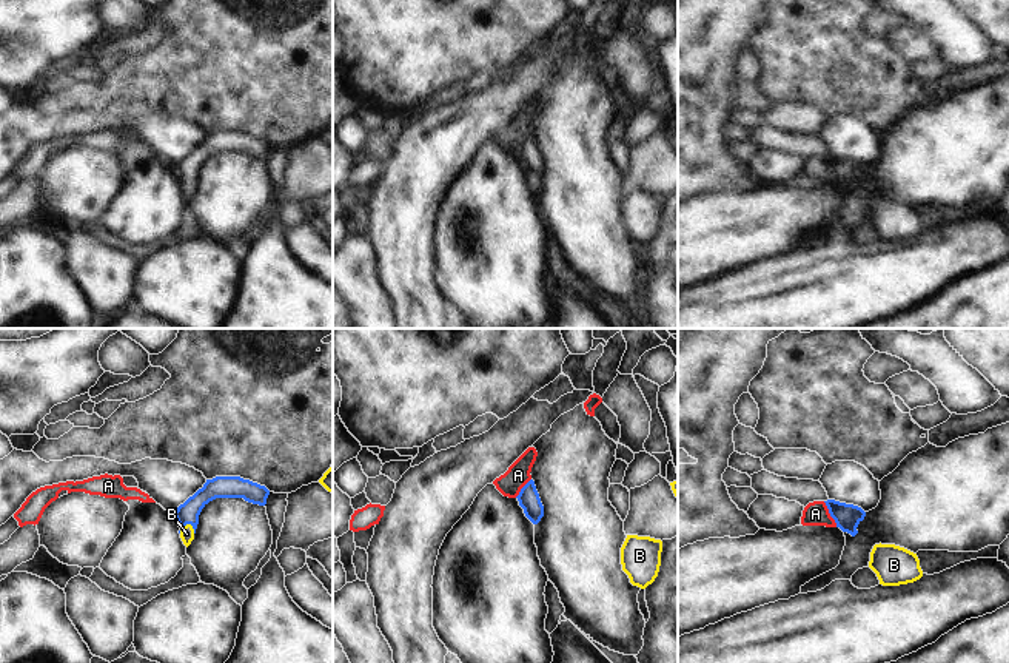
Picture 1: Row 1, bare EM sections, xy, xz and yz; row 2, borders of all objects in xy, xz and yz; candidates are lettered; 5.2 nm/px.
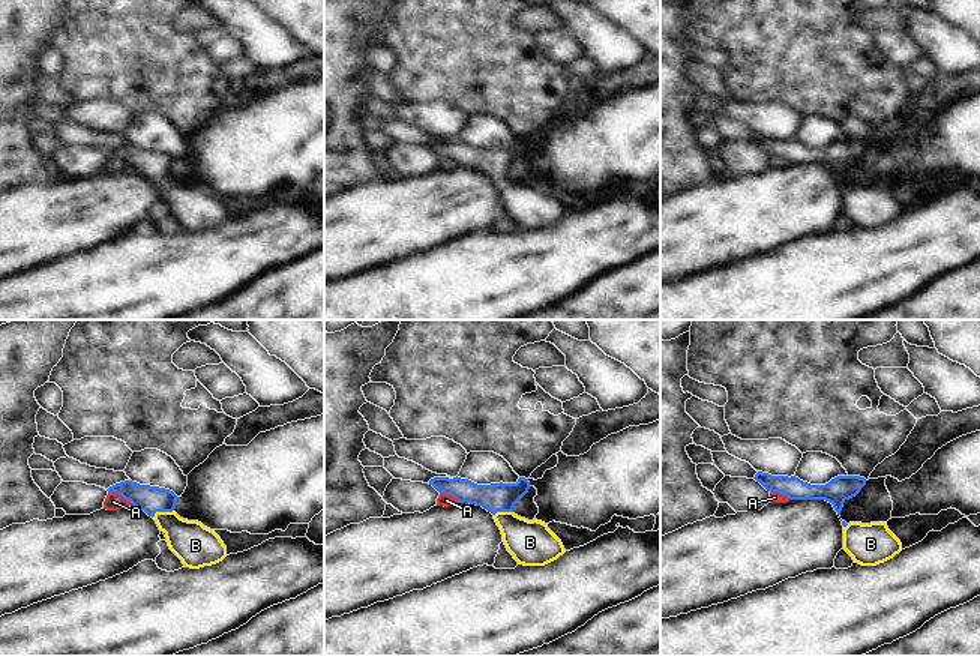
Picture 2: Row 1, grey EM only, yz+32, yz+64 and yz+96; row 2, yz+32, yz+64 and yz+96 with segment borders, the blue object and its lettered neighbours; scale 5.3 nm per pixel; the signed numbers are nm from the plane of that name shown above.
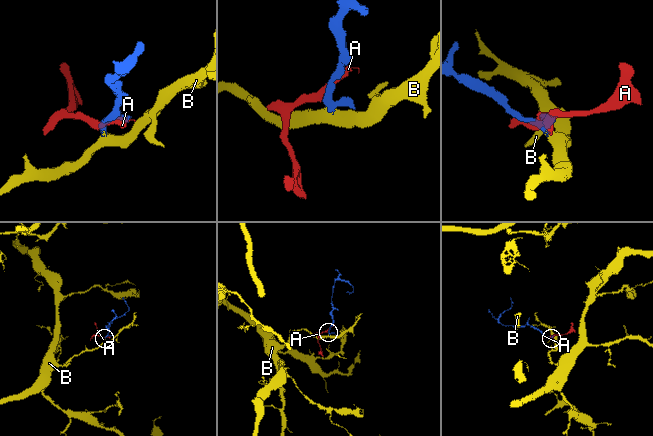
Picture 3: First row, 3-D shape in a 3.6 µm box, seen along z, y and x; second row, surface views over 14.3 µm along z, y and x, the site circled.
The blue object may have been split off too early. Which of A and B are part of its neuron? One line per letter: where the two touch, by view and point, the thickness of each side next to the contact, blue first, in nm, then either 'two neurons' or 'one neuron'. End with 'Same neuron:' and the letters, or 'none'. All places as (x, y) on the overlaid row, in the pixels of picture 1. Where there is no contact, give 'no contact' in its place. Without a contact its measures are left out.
A: meets blue in yz at (829, 512); 140 nm thick on the blue side, 130 nm on the other; two neurons
B: meets blue in xy at (185, 525); 120 nm thick on the blue side, 80 nm on the other; one neuron
Same neuron: B

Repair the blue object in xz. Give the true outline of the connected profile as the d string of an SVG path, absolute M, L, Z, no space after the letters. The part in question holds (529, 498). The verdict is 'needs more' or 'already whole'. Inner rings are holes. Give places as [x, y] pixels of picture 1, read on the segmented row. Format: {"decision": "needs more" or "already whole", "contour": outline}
{"decision": "already whole", "contour": "M530 480L516 496L519 506L524 509L525 517L533 523L538 524L544 517L544 506L541 503L539 493L536 490L535 481Z"}

